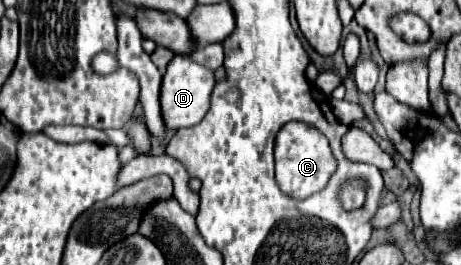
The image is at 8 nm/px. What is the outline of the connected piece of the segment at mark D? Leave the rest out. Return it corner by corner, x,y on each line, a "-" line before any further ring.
175,55
167,65
167,73
161,83
161,111
165,113
165,125
169,125
169,129
199,125
209,111
213,87
215,75
209,67
199,65
189,55

